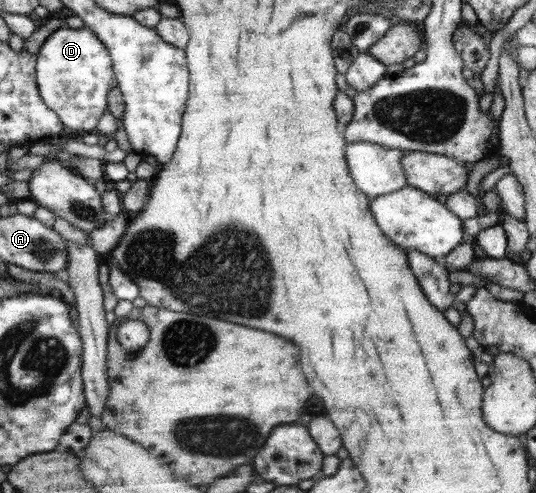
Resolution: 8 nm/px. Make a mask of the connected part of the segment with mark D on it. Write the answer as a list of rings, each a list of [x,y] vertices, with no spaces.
[[[67,25],[57,28],[41,44],[36,54],[36,81],[42,101],[57,113],[62,124],[74,131],[96,129],[100,116],[106,112],[106,98],[114,87],[112,54],[106,44],[84,26],[72,29]]]

